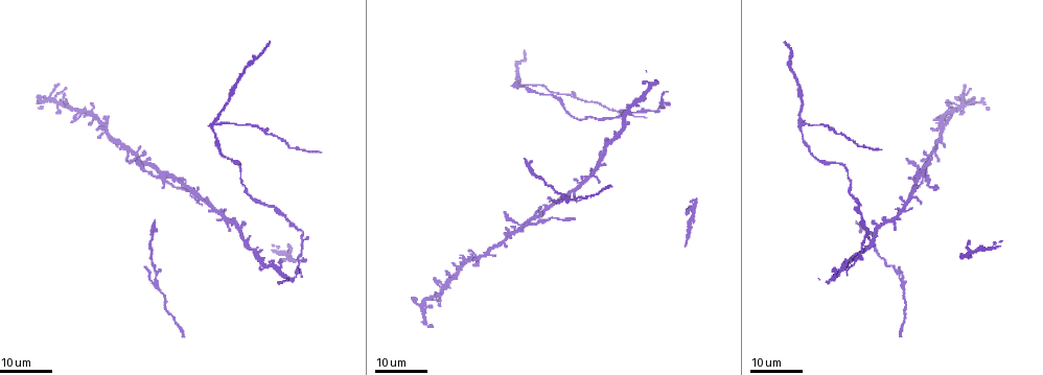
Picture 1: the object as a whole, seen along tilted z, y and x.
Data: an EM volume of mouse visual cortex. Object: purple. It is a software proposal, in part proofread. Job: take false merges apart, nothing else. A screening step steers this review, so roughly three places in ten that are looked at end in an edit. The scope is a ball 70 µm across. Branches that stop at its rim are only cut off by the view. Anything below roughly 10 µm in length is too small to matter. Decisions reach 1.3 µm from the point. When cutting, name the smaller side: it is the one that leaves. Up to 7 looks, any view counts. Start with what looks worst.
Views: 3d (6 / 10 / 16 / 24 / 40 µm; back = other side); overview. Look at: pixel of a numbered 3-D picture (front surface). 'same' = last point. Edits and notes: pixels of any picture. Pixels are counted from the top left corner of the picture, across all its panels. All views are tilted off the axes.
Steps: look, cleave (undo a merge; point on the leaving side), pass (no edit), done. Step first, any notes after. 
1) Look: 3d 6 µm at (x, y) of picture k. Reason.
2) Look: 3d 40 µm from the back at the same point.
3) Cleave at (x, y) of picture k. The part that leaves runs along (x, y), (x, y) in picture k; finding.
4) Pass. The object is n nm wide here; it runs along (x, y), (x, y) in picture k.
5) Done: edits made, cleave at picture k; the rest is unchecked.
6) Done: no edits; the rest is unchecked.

Look: 3d 24 µm at (800, 124) of picture 1. Thin arm on a thick one.

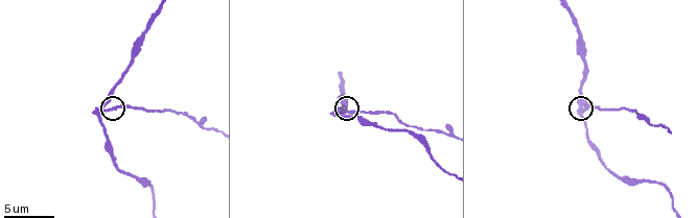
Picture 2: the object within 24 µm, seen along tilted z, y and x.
Look: 3d 6 µm at (107, 109) of picture 2.

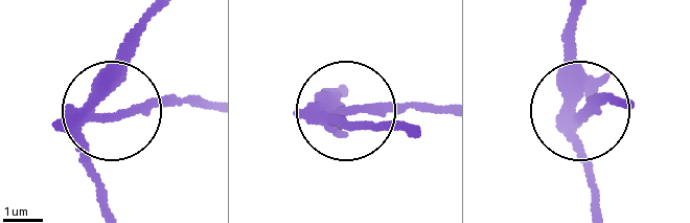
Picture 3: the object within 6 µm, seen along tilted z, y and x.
Cleave at (132, 114) of picture 3. The object is 320 nm wide here; the part that leaves runs along (79, 117), (209, 108) in picture 3; two cells meet here.

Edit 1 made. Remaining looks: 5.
Look: overview. See it whole again.

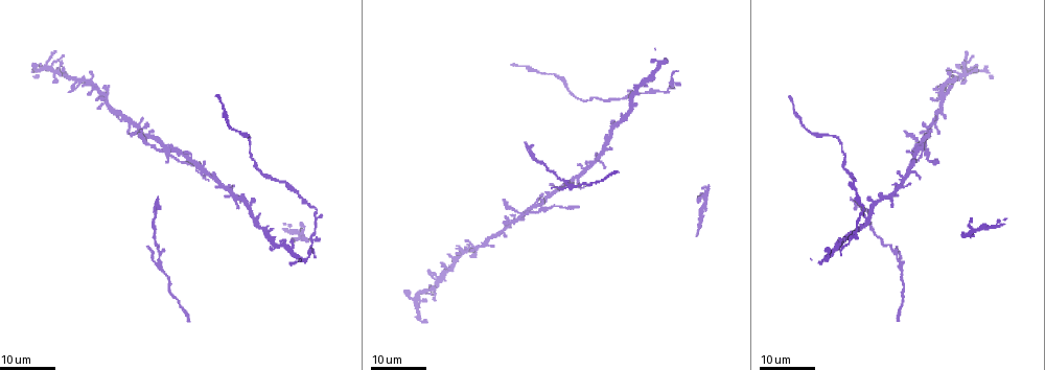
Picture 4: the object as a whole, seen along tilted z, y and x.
Look: 3d 24 µm at (228, 189) of picture 4. Four arms meet.

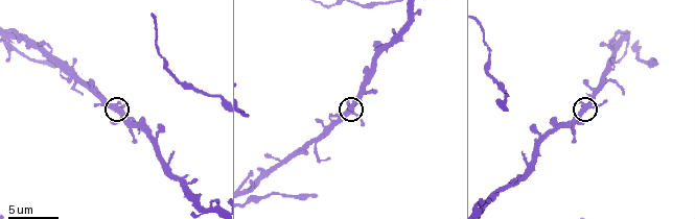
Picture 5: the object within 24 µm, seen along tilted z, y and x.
Look: 3d 10 µm at (588, 107) of picture 5.

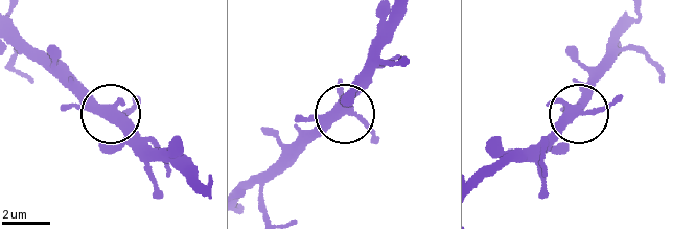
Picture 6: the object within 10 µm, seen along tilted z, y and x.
Pass. The object is 340 nm wide here; it runs along (393, 17), (377, 65), (349, 108), (377, 142) in picture 6; all the same cell.

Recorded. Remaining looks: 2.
Look: 3d 24 µm at (316, 216) of picture 4.

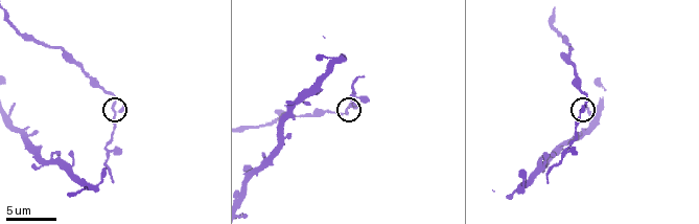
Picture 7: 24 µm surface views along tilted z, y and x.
Look: 3d 10 µm at (347, 110) of picture 7. Closer look.

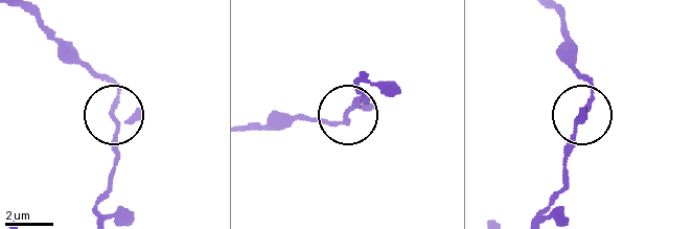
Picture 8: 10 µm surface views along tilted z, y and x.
Pass. It runs along (97, 210), (113, 175), (116, 97), (115, 85), (100, 75) in picture 8; one cell here.

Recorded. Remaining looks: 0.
Done: edits made, cleave at picture 3; the rest is unchecked.

